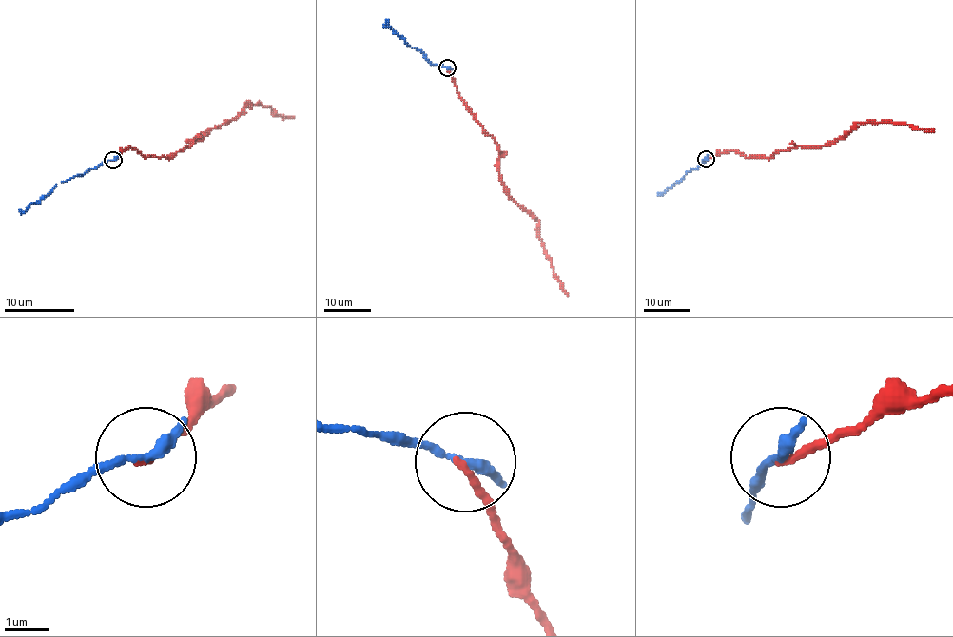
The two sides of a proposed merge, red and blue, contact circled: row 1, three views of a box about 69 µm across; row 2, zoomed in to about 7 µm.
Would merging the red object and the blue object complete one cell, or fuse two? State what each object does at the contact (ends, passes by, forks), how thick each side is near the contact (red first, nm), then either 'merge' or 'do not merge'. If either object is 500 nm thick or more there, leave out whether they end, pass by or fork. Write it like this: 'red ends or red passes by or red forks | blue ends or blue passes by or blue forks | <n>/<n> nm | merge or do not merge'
red ends | blue ends | 160/280 nm | do not merge

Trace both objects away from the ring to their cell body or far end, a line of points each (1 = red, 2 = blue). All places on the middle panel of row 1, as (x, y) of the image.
1: (447, 67), (457, 93), (497, 146), (498, 178), (504, 188), (537, 220), (538, 238), (553, 275), (568, 295)
2: (447, 67), (431, 64), (388, 23), (384, 26)

